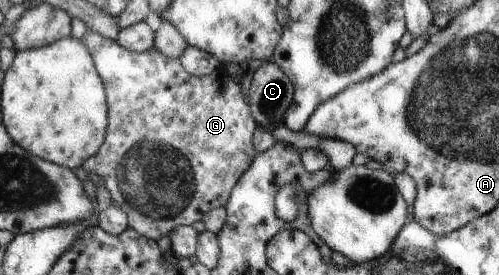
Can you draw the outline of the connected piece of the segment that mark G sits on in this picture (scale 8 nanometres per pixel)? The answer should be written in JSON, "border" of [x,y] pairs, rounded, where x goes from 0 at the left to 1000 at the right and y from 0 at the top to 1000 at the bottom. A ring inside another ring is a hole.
{"border":[[[176,109],[158,145],[168,153],[190,222],[192,251],[208,295],[208,320],[216,331],[218,375],[216,491],[210,498],[200,545],[166,596],[166,611],[178,629],[186,625],[202,640],[208,676],[224,713],[224,727],[255,778],[259,825],[287,858],[317,876],[327,855],[347,844],[355,825],[381,822],[395,800],[407,800],[411,778],[419,767],[455,749],[457,727],[463,720],[463,698],[489,640],[487,625],[495,622],[499,604],[505,604],[503,589],[511,582],[507,473],[517,451],[511,451],[511,436],[507,436],[507,422],[495,393],[495,364],[483,335],[483,298],[473,302],[445,244],[427,258],[423,273],[391,276],[369,247],[359,215],[335,211],[307,171],[281,193],[259,185],[232,145],[218,145],[190,113]]]}

